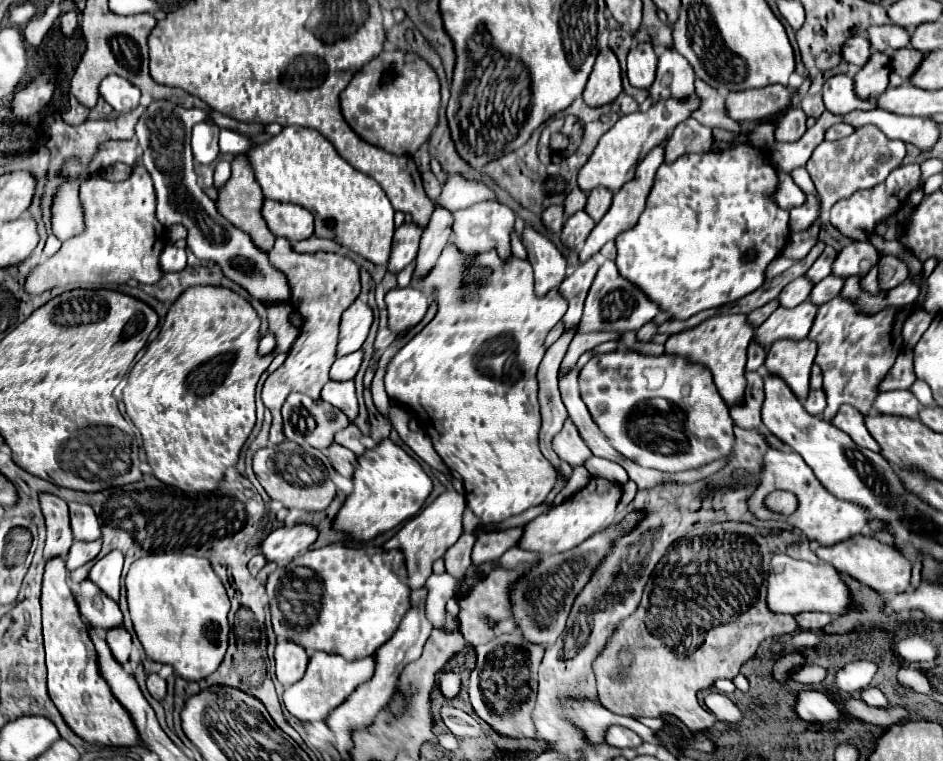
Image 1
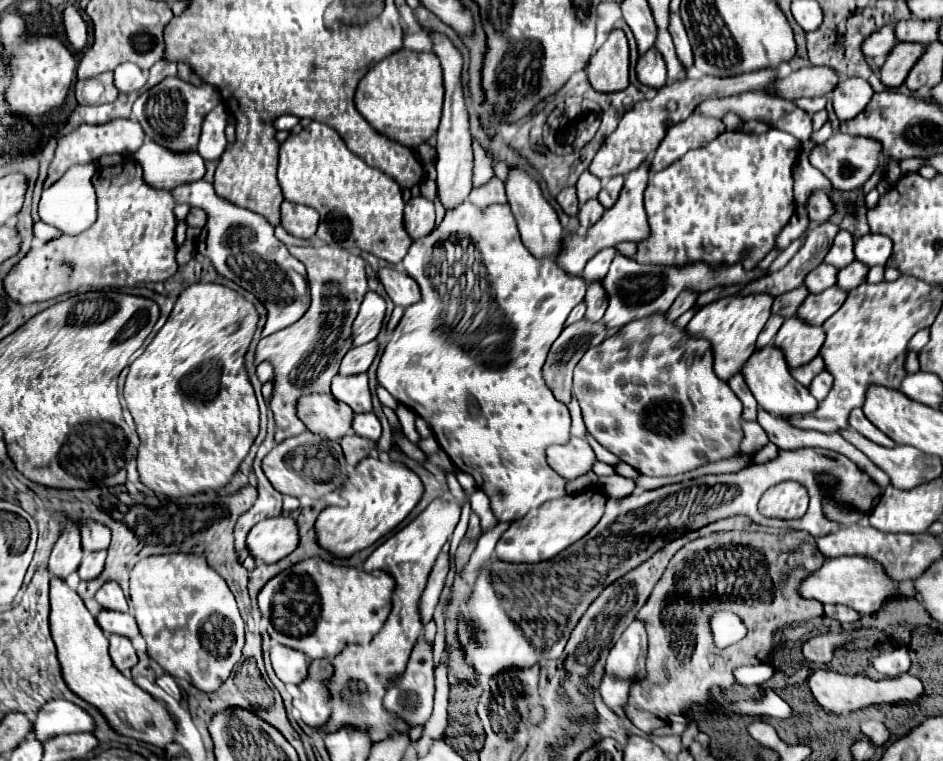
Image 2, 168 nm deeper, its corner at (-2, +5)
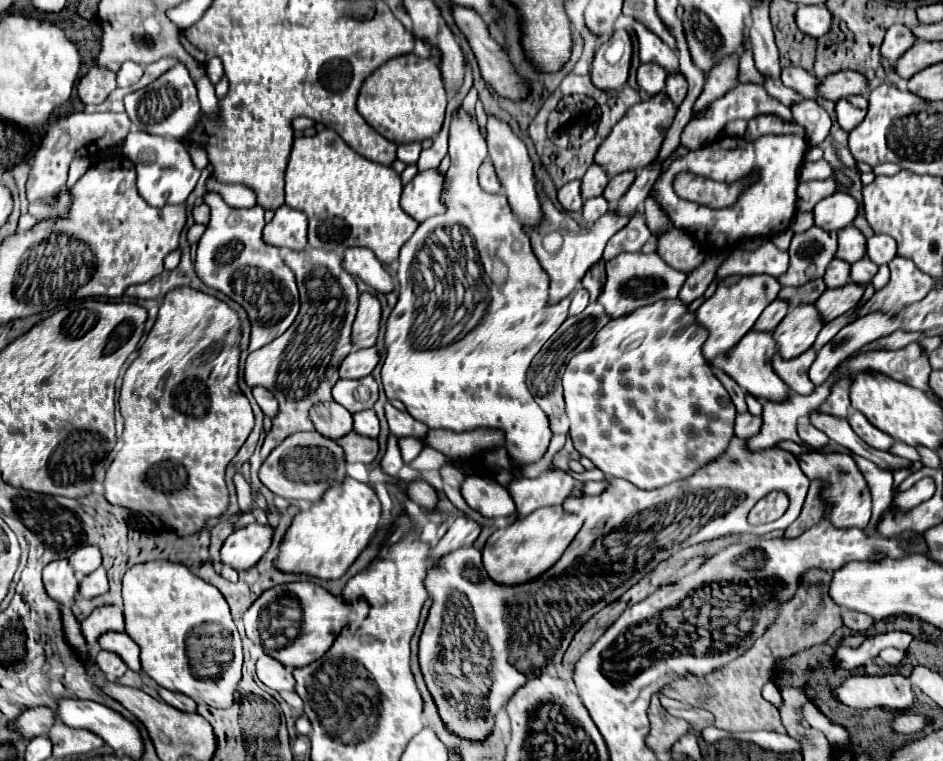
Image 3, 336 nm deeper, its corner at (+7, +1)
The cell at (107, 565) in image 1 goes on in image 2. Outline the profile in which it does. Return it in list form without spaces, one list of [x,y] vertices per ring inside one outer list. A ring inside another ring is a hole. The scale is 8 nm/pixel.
[[[107,580],[101,590],[97,590],[95,594],[95,600],[97,600],[97,606],[99,608],[107,608],[107,610],[117,610],[117,612],[127,612],[127,600],[123,596],[123,590],[119,588],[117,582],[113,580]]]

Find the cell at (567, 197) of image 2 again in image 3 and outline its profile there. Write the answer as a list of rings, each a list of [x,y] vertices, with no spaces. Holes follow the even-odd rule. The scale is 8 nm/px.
[[[580,180],[568,182],[558,190],[558,200],[564,206],[564,210],[582,210],[582,194],[580,194]]]

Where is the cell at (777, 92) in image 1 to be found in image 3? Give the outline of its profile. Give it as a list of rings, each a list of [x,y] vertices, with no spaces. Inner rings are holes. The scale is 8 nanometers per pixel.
[[[842,70],[836,74],[830,74],[828,78],[822,80],[820,92],[828,100],[838,100],[838,98],[848,98],[854,94],[866,94],[868,92],[868,80],[864,74],[856,74],[852,70]]]

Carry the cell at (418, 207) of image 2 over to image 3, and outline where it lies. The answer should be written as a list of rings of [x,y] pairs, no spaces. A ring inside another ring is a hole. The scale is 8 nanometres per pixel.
[[[438,168],[418,172],[404,186],[402,200],[400,200],[402,210],[418,222],[424,222],[430,216],[442,214],[446,210],[442,200],[444,184],[446,184],[446,174],[442,174]]]

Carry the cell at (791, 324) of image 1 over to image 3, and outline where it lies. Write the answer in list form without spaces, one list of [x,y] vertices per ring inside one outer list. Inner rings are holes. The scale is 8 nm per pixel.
[[[848,282],[838,288],[828,288],[816,300],[816,308],[822,312],[824,322],[830,322],[840,314],[846,314],[846,310],[852,310],[864,296],[864,290],[866,286],[856,286],[856,282]]]

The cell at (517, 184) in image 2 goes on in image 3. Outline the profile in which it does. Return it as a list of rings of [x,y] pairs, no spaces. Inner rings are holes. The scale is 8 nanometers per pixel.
[[[488,116],[488,124],[486,124],[486,140],[488,140],[488,152],[490,152],[490,160],[496,166],[498,178],[502,182],[502,186],[506,188],[506,196],[510,202],[510,208],[514,214],[518,214],[518,222],[524,226],[536,226],[538,222],[542,222],[542,210],[540,210],[540,200],[534,188],[534,172],[532,172],[532,160],[528,156],[526,144],[512,132],[508,122],[502,122],[494,116]]]

